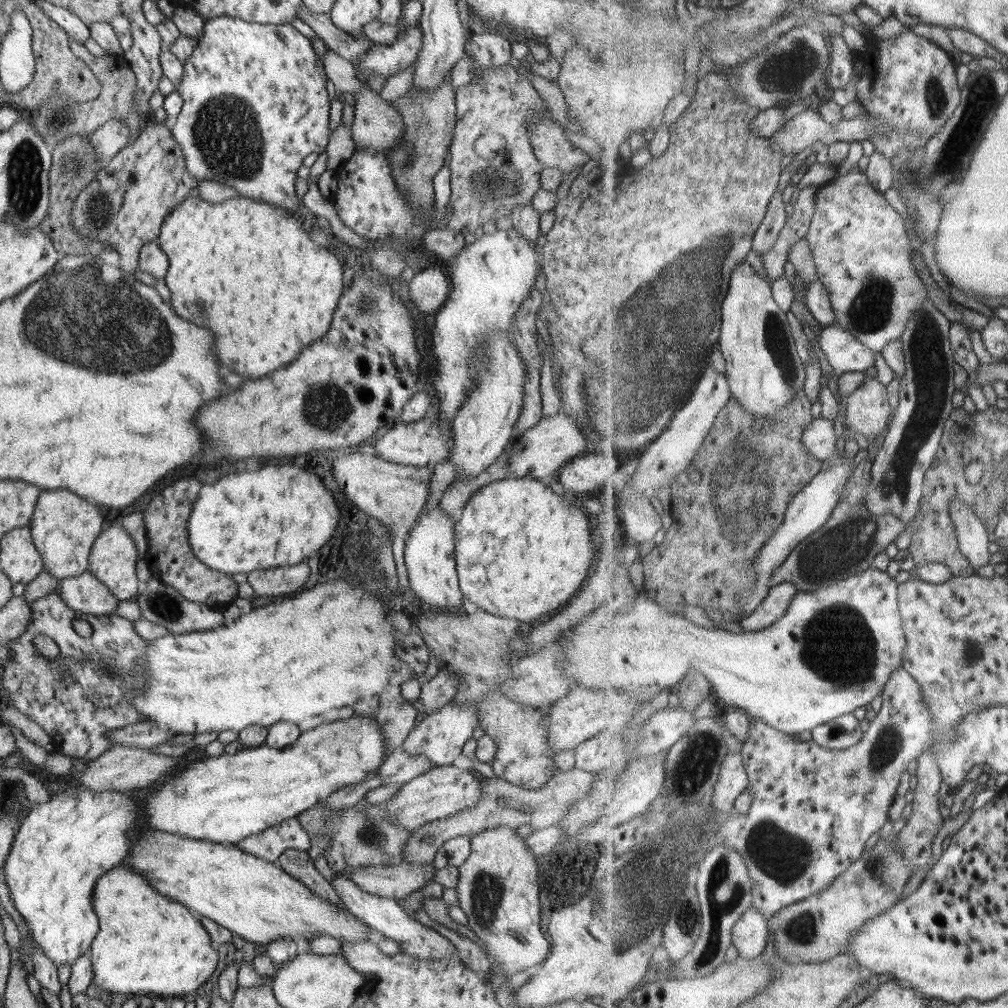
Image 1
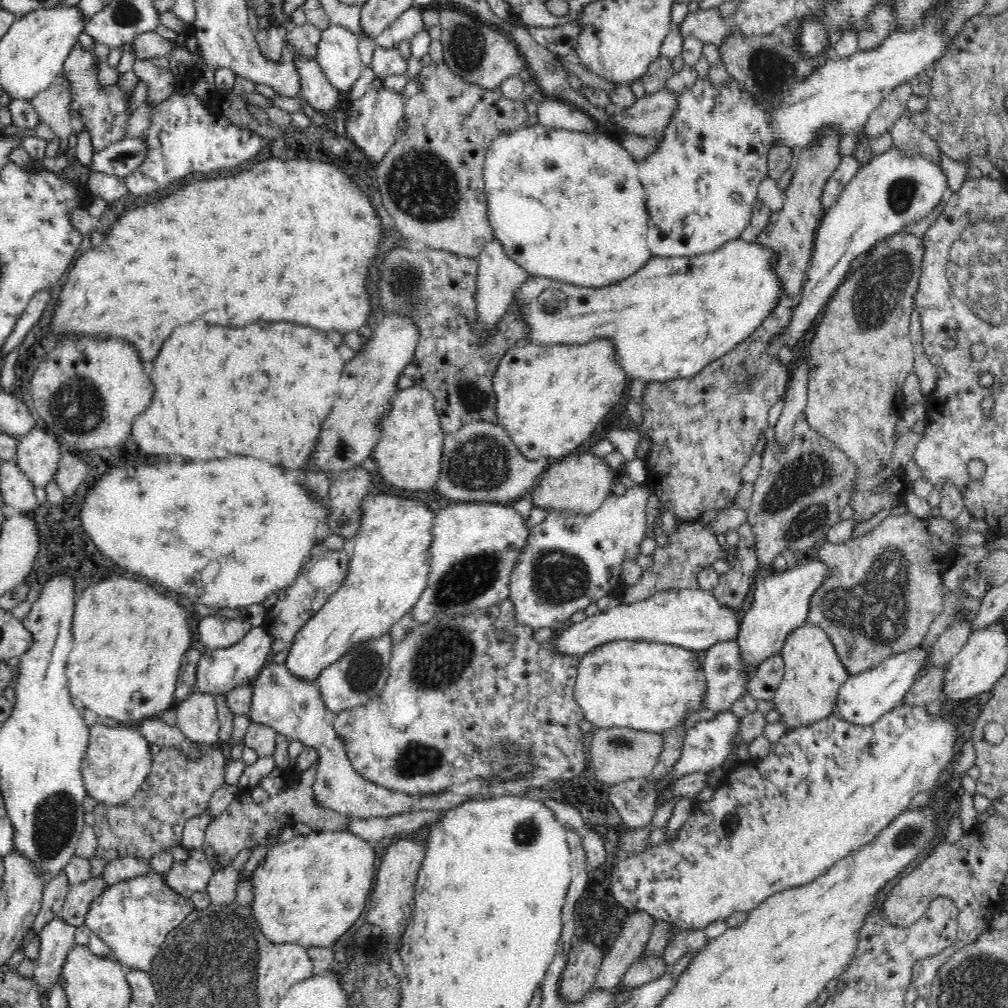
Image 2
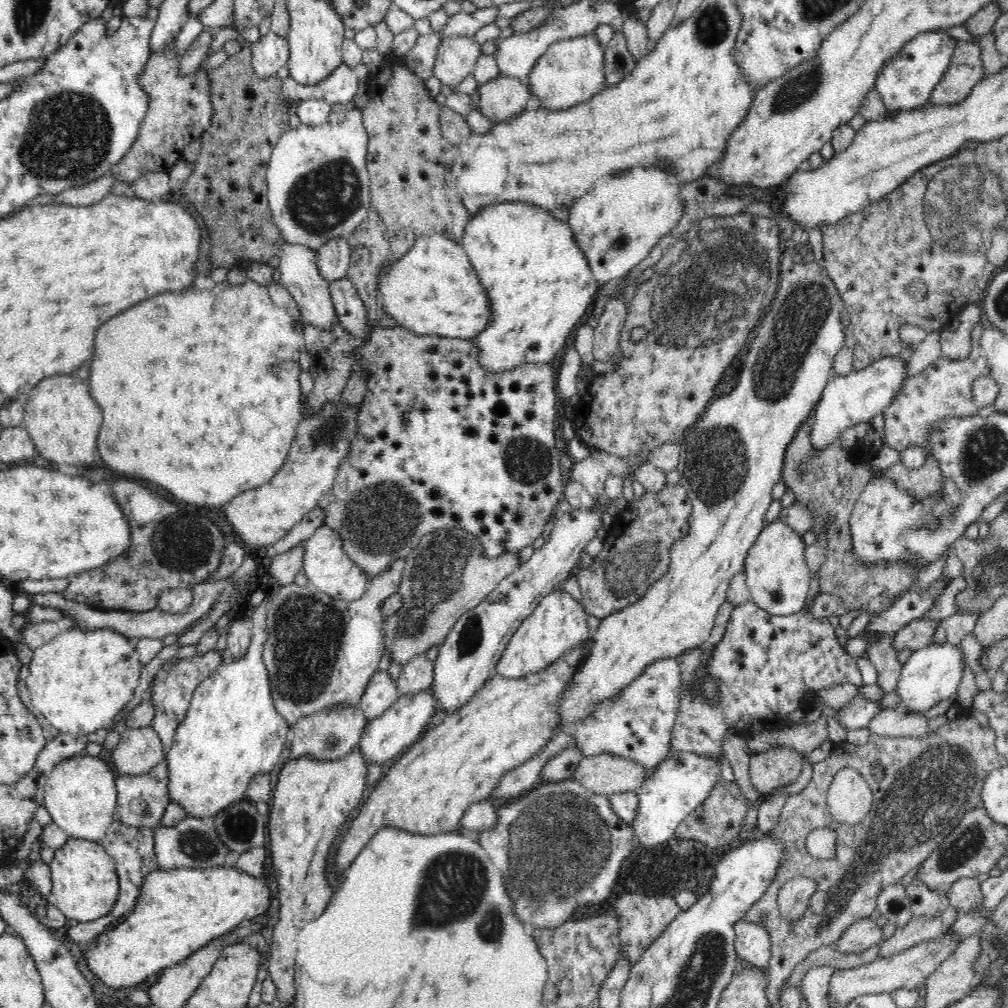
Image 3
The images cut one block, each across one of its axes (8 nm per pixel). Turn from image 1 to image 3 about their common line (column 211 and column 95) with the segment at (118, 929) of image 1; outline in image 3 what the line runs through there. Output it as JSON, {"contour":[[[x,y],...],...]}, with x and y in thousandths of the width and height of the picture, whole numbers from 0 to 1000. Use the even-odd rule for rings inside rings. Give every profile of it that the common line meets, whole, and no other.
{"contour":[[[213,860],[210,862],[179,862],[163,864],[157,862],[143,871],[136,896],[122,913],[107,920],[97,929],[97,935],[84,938],[83,951],[93,970],[107,980],[117,982],[145,977],[151,966],[157,966],[181,954],[200,940],[220,931],[238,917],[250,915],[254,909],[263,906],[268,899],[268,881],[262,871],[254,872],[234,861]]]}

